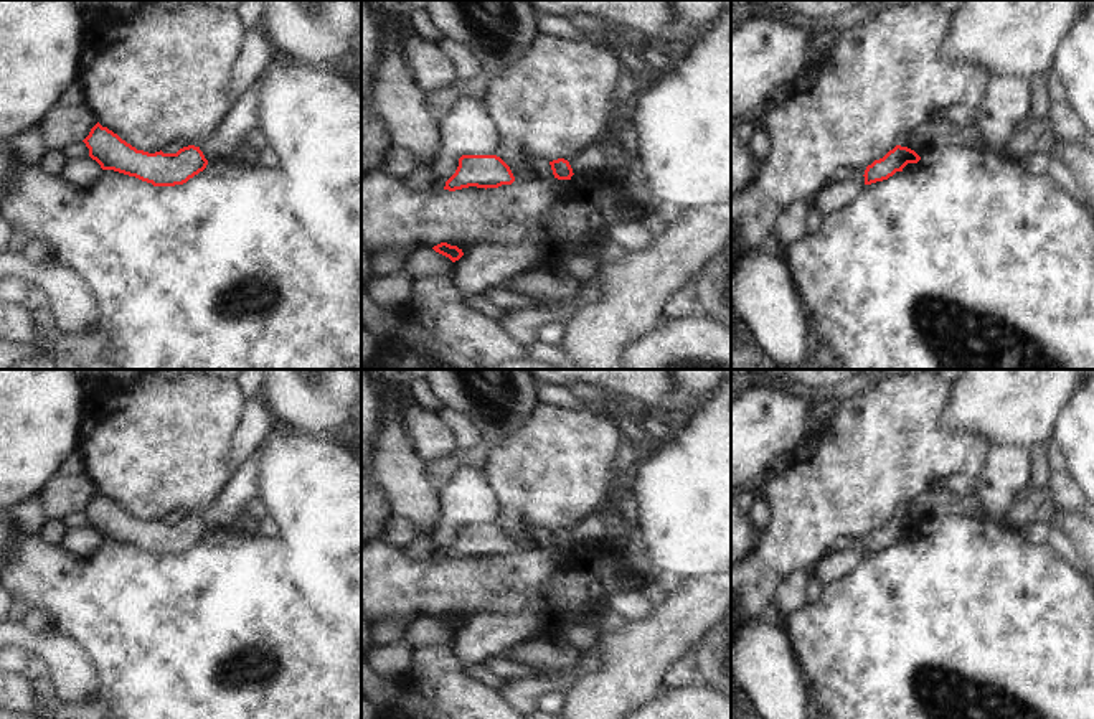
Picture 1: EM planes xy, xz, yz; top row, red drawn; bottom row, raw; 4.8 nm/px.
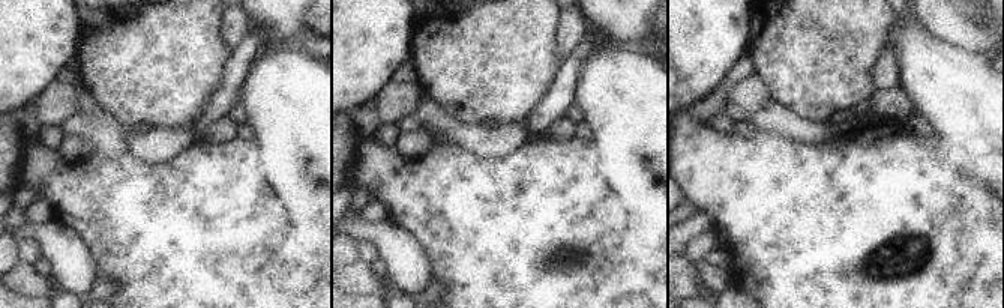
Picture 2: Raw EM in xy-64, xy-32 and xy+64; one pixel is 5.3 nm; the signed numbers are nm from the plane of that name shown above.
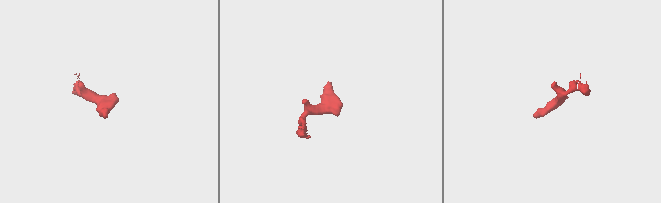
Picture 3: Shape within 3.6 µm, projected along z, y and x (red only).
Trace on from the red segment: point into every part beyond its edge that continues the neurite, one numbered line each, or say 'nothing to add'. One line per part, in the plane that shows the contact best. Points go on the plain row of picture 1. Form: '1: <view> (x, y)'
nothing to add

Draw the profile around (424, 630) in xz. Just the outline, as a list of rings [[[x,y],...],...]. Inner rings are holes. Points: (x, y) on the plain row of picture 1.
[[[419,617],[413,620],[403,635],[403,641],[416,646],[452,643],[454,632],[436,622],[432,617]]]

